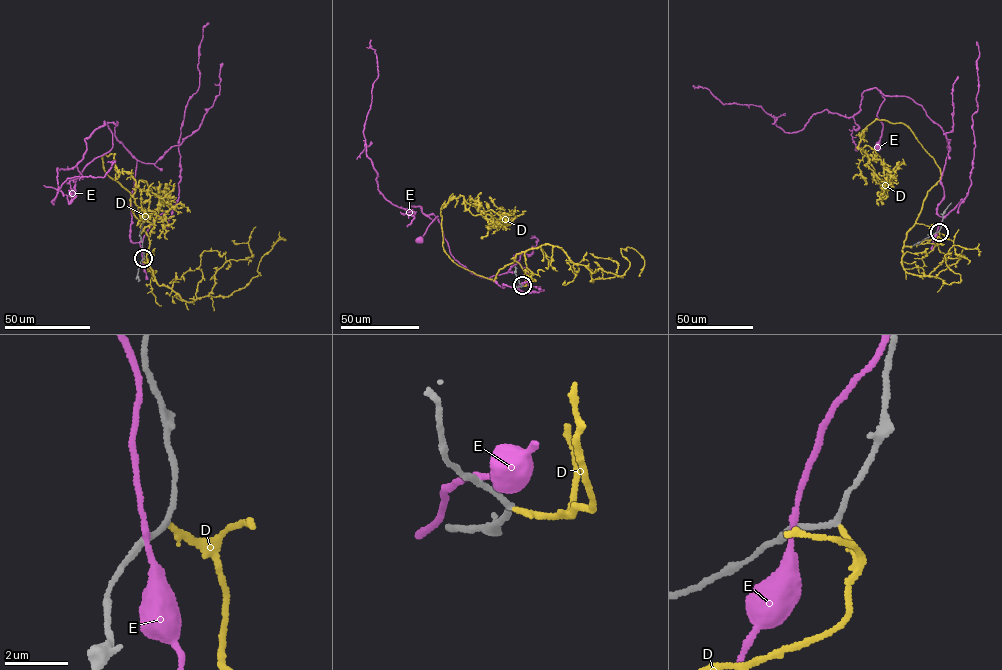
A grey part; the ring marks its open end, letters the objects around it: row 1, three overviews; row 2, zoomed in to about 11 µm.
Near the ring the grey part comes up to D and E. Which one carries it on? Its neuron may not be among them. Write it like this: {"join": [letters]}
{"join": ["D"]}

